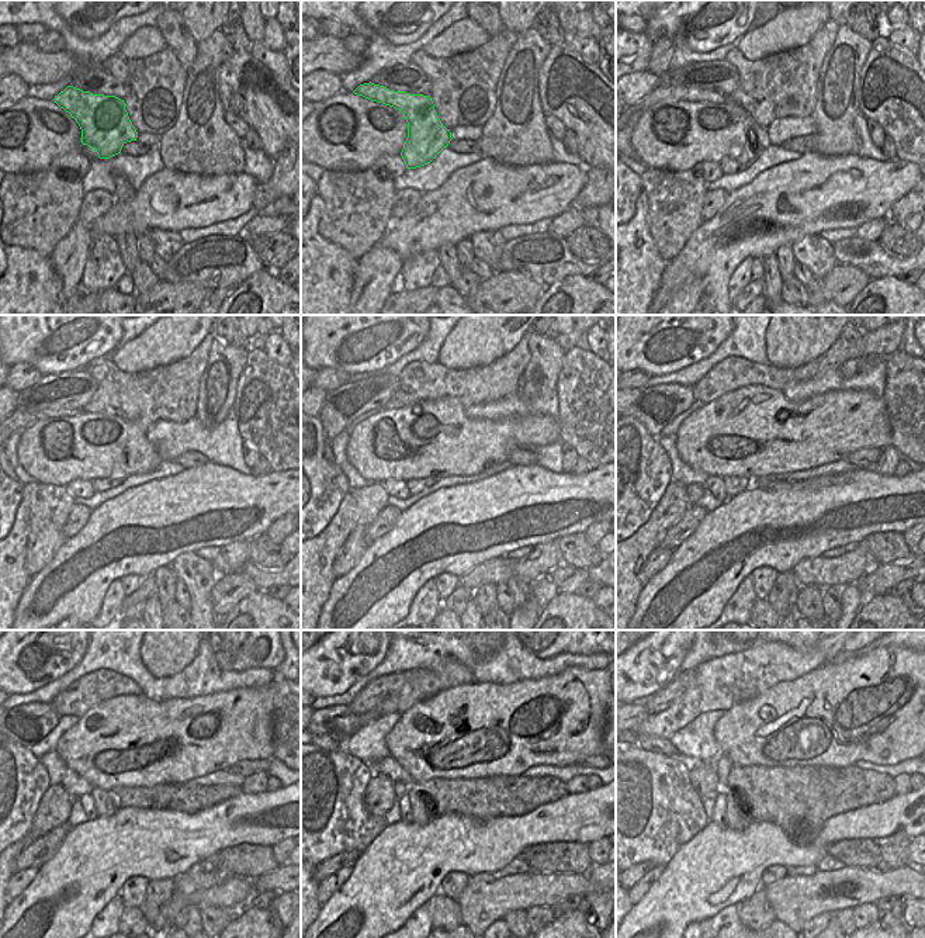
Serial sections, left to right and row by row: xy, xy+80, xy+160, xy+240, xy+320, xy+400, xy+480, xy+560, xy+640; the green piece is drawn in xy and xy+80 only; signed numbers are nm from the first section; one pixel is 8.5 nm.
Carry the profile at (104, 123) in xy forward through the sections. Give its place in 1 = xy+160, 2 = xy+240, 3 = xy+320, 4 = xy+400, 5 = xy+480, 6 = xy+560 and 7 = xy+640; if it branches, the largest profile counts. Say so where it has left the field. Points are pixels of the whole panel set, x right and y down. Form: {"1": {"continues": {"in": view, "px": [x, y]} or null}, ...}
{"1": {"continues": {"in": "xy+160", "px": [662, 93]}}, "2": {"continues": {"in": "xy+240", "px": [17, 421]}}, "3": {"continues": {"in": "xy+320", "px": [416, 485]}}, "4": {"continues": {"in": "xy+400", "px": [734, 485]}}, "5": {"continues": {"in": "xy+480", "px": [106, 802]}}, "6": {"continues": {"in": "xy+560", "px": [423, 809]}}, "7": {"continues": {"in": "xy+640", "px": [738, 817]}}}

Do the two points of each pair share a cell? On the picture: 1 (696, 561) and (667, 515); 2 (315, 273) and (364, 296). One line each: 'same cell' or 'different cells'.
1: different cells
2: different cells

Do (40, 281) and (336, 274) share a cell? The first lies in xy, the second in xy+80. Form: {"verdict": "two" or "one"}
{"verdict": "one"}

